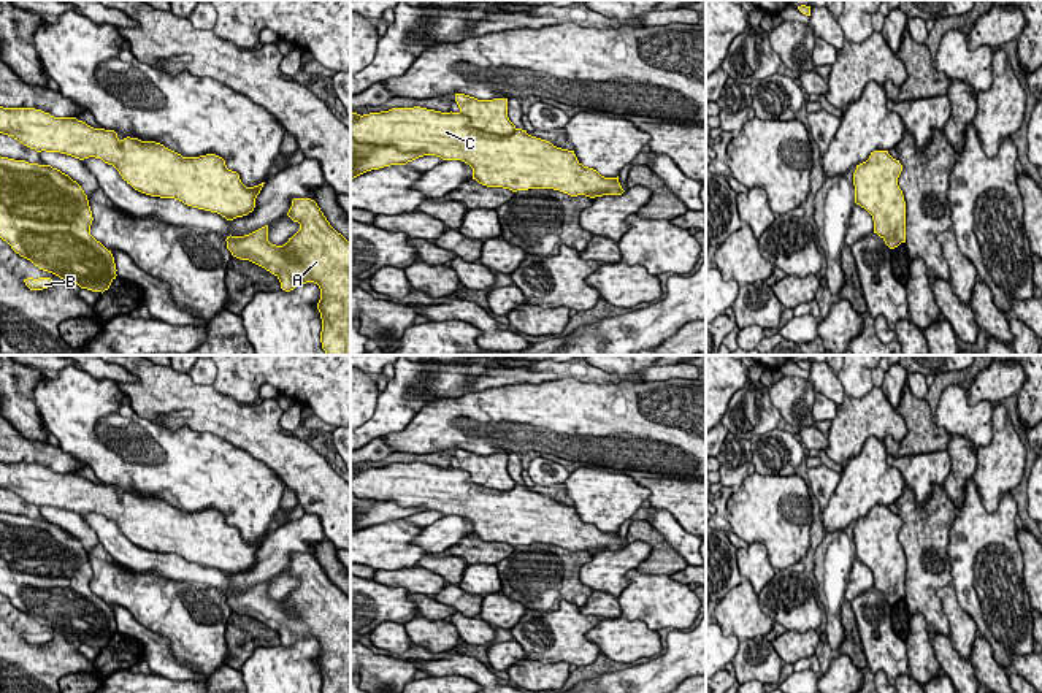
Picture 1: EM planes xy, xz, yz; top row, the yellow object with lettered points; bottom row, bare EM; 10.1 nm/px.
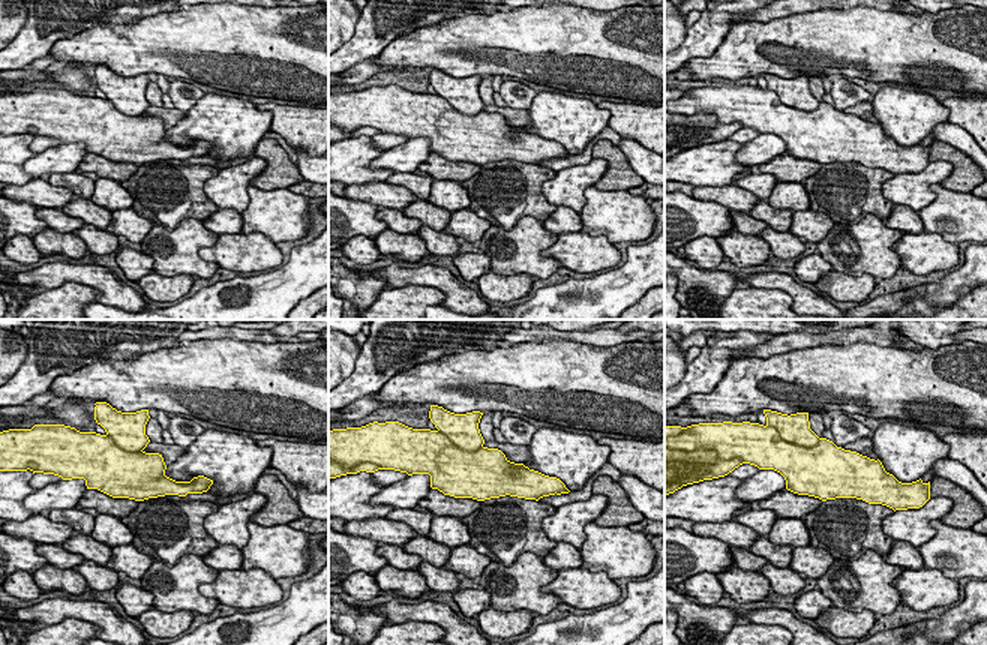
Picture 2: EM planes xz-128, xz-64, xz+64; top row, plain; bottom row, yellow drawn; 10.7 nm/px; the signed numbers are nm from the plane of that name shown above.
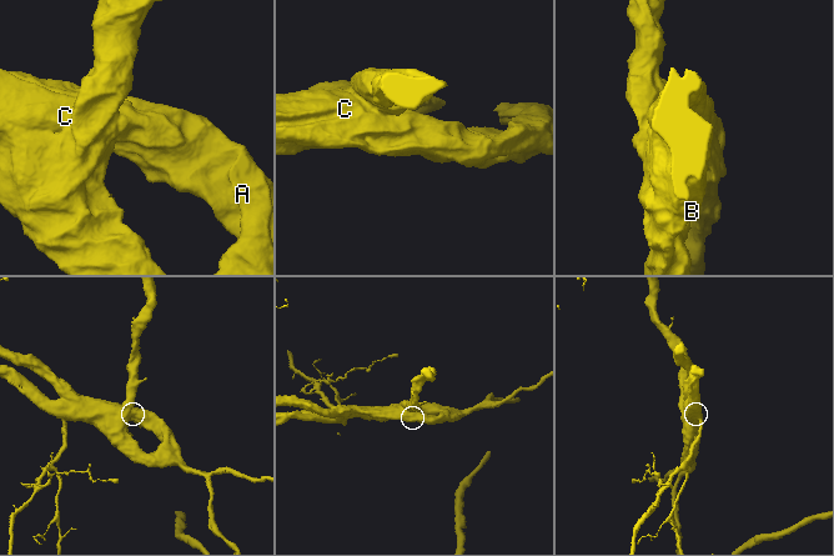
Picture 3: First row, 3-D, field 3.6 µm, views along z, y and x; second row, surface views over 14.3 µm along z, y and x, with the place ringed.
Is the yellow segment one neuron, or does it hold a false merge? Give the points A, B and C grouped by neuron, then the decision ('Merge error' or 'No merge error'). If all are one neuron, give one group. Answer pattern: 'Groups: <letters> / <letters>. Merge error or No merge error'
Groups: A B C. No merge error

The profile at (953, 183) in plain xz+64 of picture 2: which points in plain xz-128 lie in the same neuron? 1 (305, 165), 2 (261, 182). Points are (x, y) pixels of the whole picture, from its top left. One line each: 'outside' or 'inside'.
1: outside
2: inside

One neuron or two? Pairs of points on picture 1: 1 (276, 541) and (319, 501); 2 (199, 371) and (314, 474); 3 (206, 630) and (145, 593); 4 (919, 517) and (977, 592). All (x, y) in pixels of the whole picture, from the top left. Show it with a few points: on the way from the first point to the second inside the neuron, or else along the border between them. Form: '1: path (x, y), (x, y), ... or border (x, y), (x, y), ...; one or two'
1: border (305, 513), (313, 513), (319, 519), (325, 539); two
2: border (187, 375), (195, 382), (211, 386); two
3: path (191, 620), (183, 612), (160, 604); one
4: border (955, 520), (949, 532), (950, 582); two

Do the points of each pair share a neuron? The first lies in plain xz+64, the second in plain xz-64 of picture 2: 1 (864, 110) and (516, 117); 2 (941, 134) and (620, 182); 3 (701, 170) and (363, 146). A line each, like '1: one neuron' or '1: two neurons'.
1: one neuron
2: two neurons
3: one neuron

